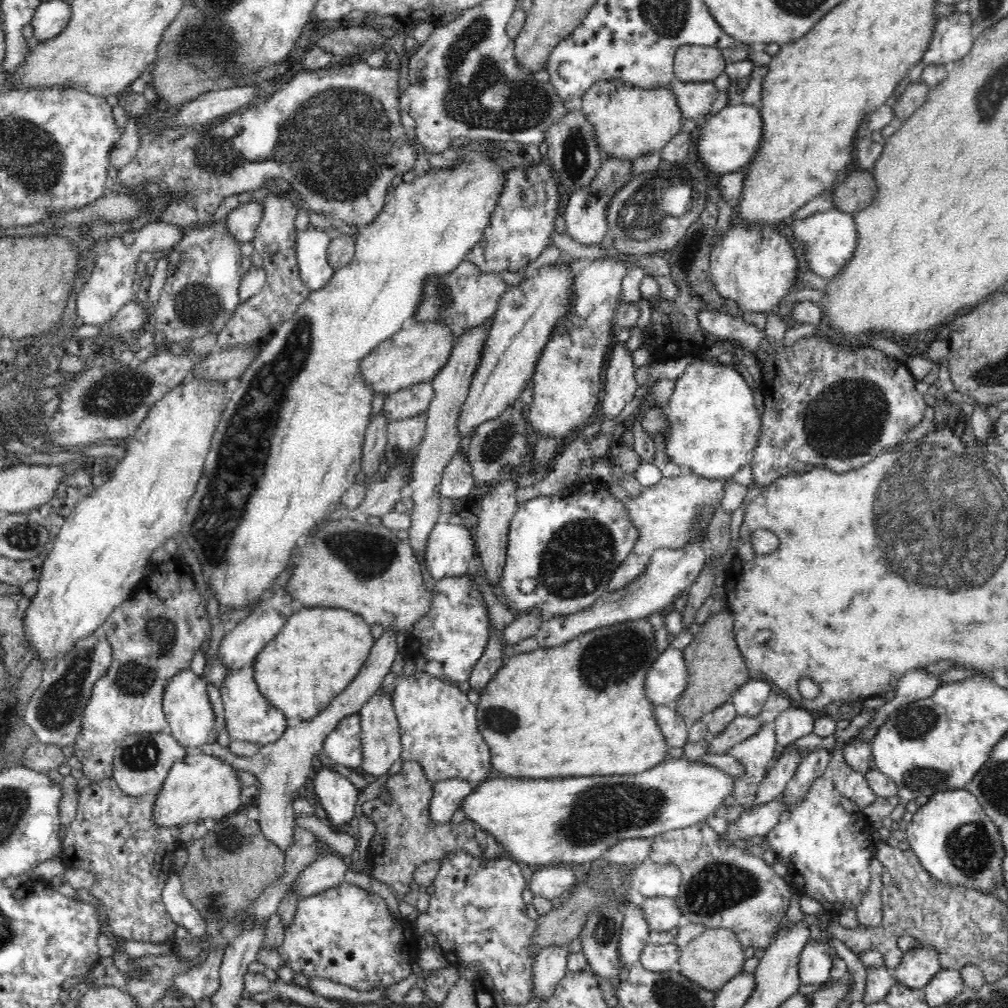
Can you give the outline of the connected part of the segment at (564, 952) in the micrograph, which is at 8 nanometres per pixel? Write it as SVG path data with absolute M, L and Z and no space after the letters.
M550 945L542 948L535 956L531 999L539 998L542 1002L554 994L558 983L562 982L568 971L568 954L570 950L567 945Z

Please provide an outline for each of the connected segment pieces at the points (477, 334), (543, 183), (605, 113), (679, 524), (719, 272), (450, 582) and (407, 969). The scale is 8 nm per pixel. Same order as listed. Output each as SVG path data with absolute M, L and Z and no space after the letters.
M488 322L482 326L473 328L462 336L459 336L454 344L453 352L449 357L449 362L441 368L437 376L431 381L434 388L434 396L430 400L427 414L427 424L424 438L416 448L415 461L413 462L414 480L410 482L413 497L414 508L411 512L411 527L408 531L408 542L413 550L418 554L420 562L424 564L424 546L428 532L432 526L438 523L438 514L440 514L440 484L442 481L443 470L448 466L450 458L458 452L460 447L460 438L458 430L458 420L462 406L474 377L475 368L480 365L484 338L488 334Z
M530 166L528 170L510 170L503 184L501 195L491 214L482 238L470 248L464 260L474 263L484 272L509 270L515 272L538 258L538 254L550 244L554 232L554 218L560 208L559 182L554 182L550 166Z
M603 80L582 96L580 111L594 131L594 139L604 158L630 159L661 151L680 133L682 114L670 88L643 89L628 81Z
M690 473L688 476L681 475L678 478L663 478L655 486L644 488L638 495L627 496L620 500L628 513L630 523L638 528L638 541L629 556L626 556L614 570L606 590L616 592L618 588L626 588L638 580L638 577L646 572L654 551L661 548L683 548L698 532L707 534L709 520L706 519L704 524L694 524L694 512L697 512L698 508L703 508L710 510L707 514L710 516L712 511L719 508L720 500L724 496L724 484L724 479L707 480L706 477Z
M730 228L722 233L709 256L712 284L721 297L734 301L742 312L772 310L788 292L794 289L800 260L788 238L770 228Z
M468 575L444 577L435 582L431 590L433 591L433 598L430 612L407 635L405 654L414 661L416 671L430 673L446 684L456 687L460 682L469 680L474 664L477 664L478 658L482 656L486 642L489 640L491 621L486 615L487 608L482 603L482 593L475 586L475 581L470 579Z
M341 881L335 888L299 902L296 916L290 926L285 928L283 942L277 951L284 964L295 974L302 974L308 980L326 978L356 990L376 990L388 988L411 975L420 952L418 940L419 936L413 932L413 925L405 919L392 916L384 900L369 890L364 882Z

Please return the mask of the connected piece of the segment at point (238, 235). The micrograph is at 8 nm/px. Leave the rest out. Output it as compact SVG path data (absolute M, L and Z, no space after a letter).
M250 201L232 209L224 219L224 223L228 232L234 236L234 241L242 244L254 238L260 218L262 218L262 203Z

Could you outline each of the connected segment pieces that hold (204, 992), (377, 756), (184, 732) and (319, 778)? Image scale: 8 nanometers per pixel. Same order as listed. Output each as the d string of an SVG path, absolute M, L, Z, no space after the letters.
M220 949L217 953L212 951L200 968L190 970L188 974L180 974L175 978L175 988L190 996L195 1004L202 1004L204 998L211 998L220 986L219 969L224 952L224 949Z
M376 692L359 712L361 718L361 743L362 743L362 773L368 773L376 778L386 775L390 766L398 760L402 752L400 733L398 733L398 721L394 713L392 696Z
M190 668L176 672L169 680L166 680L162 706L166 720L171 728L171 735L184 747L198 748L206 742L216 742L216 722L214 721L214 710L210 705L208 693L206 692L206 680L192 671Z
M327 764L314 777L313 784L325 811L324 818L341 829L351 827L360 790Z

